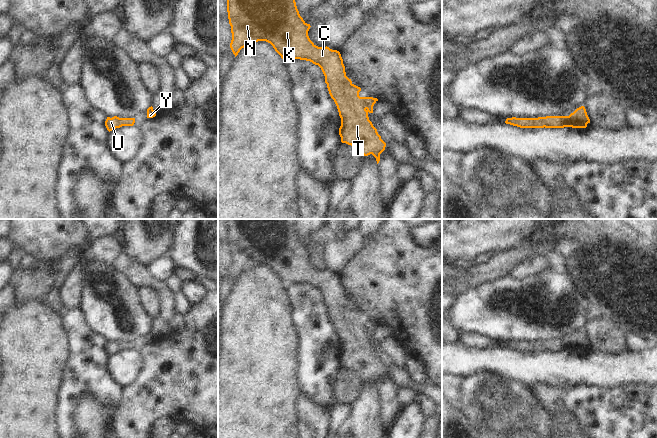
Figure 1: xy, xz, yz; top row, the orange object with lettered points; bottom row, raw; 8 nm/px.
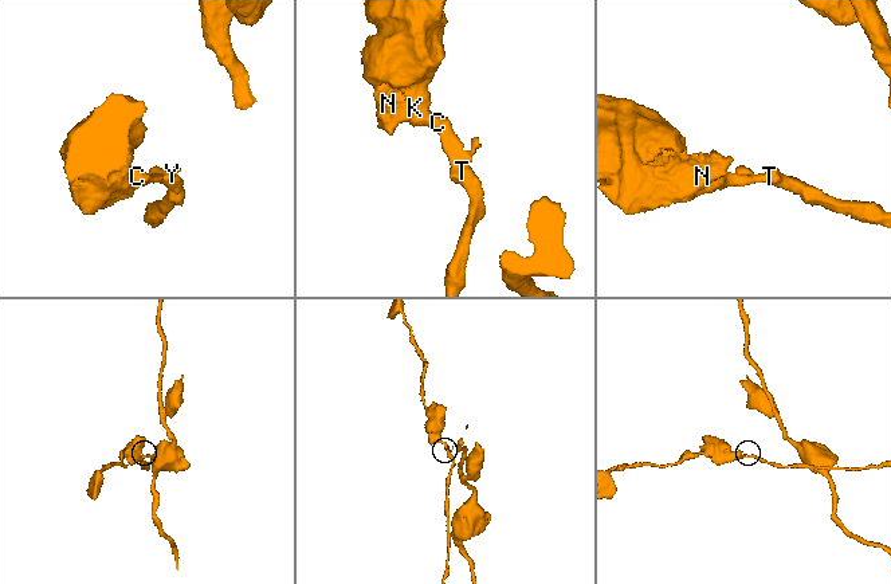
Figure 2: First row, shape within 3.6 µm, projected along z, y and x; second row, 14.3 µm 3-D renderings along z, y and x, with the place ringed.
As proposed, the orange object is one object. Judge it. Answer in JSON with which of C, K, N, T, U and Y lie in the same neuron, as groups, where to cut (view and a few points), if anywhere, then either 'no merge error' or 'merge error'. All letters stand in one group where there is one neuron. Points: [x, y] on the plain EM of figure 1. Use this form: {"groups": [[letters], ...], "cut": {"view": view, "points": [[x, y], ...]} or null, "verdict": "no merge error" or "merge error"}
{"groups": [["C", "K", "N", "T", "U", "Y"]], "cut": null, "verdict": "no merge error"}

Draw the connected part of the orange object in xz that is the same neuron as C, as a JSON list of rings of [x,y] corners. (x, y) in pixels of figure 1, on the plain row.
[[[296,219],[225,220],[232,257],[230,272],[235,281],[242,272],[258,265],[266,265],[285,285],[300,283],[318,289],[325,300],[329,318],[334,324],[341,342],[339,352],[341,366],[356,371],[363,380],[372,378],[378,388],[386,367],[381,363],[368,341],[369,337],[373,337],[373,330],[378,323],[359,320],[361,312],[354,309],[351,303],[346,300],[345,290],[339,275],[332,274],[327,270],[318,271],[310,264],[308,255],[311,250],[299,238],[295,226]]]

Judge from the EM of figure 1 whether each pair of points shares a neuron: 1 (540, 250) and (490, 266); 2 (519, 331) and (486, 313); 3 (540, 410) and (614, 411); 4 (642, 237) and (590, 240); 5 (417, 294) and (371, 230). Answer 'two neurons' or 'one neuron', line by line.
1: one neuron
2: one neuron
3: two neurons
4: one neuron
5: two neurons

